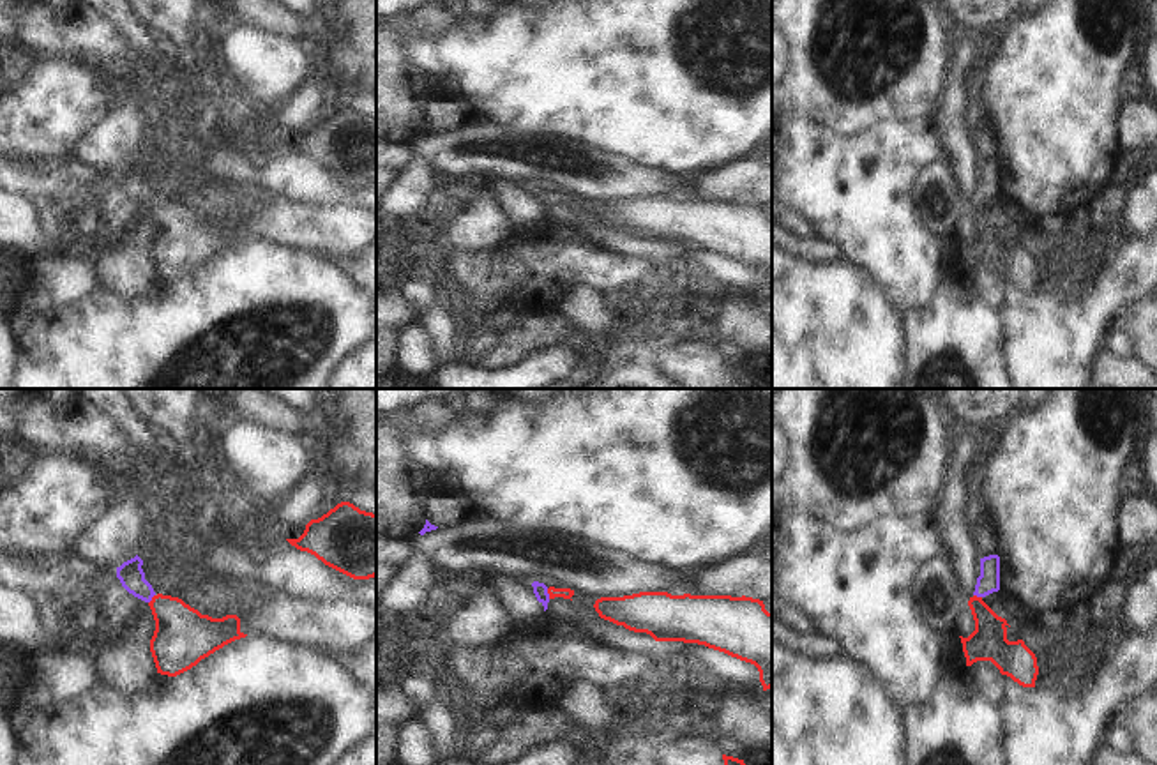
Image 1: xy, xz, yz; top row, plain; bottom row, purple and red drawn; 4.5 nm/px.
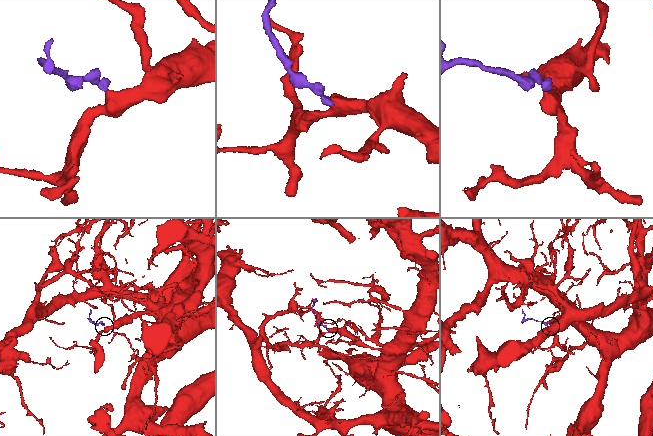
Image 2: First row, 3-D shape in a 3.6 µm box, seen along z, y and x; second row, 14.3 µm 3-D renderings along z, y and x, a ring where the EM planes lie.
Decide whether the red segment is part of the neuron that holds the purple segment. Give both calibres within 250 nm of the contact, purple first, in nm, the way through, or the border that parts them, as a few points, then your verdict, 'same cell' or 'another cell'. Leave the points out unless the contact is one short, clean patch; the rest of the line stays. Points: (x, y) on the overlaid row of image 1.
60/50 nm | across xz (539, 589), (548, 594), (553, 592) | same cell

